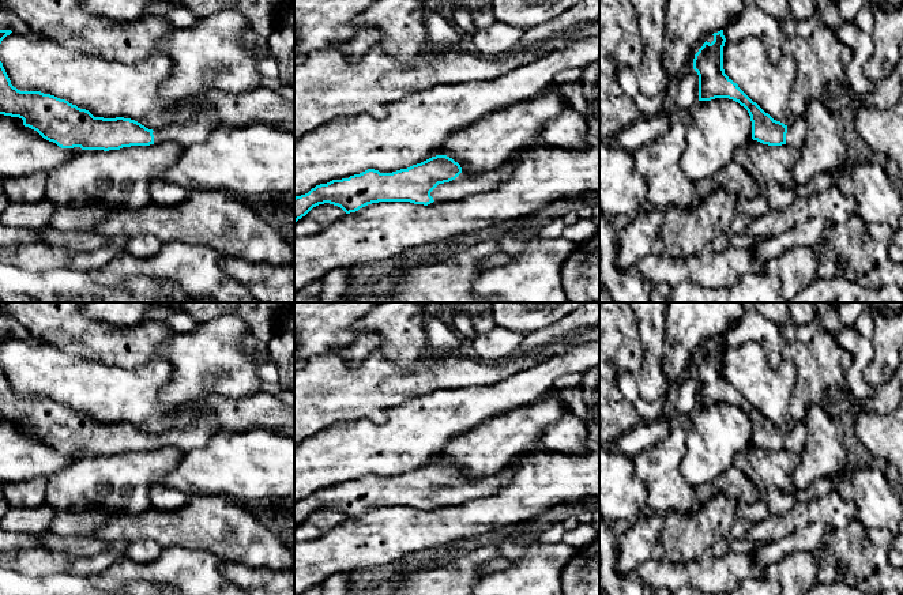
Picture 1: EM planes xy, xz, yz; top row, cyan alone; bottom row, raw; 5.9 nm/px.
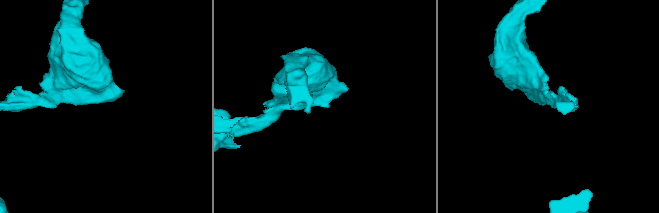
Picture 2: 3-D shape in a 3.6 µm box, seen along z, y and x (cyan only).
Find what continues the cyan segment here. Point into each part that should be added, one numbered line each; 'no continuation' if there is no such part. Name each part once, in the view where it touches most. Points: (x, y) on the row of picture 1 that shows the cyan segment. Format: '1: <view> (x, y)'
1: xz (465, 184)

